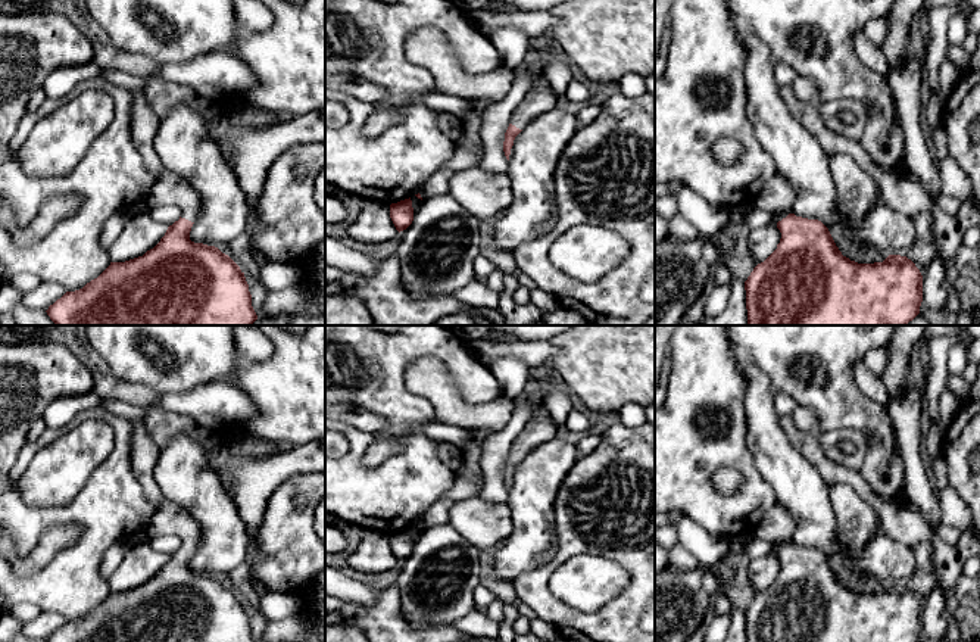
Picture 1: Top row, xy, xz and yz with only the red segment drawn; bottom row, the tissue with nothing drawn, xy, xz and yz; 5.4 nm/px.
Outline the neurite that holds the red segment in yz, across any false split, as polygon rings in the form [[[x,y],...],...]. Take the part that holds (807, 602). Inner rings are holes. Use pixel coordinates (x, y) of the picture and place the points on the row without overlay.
[[[775,504],[753,529],[758,539],[774,546],[781,568],[777,579],[758,593],[748,610],[748,642],[920,642],[923,605],[906,586],[889,585],[883,592],[858,593],[843,586],[828,558],[818,549],[792,542],[796,523]]]

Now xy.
[[[143,421],[131,423],[132,471],[146,498],[156,504],[156,512],[143,533],[147,537],[174,535],[181,540],[181,546],[143,586],[110,592],[97,608],[79,620],[66,621],[46,642],[255,642],[249,614],[240,596],[218,577],[190,570],[200,527],[185,509],[163,498],[155,479],[160,448],[150,437]]]

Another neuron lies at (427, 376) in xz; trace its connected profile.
[[[436,356],[416,359],[405,374],[409,392],[427,398],[438,423],[462,427],[466,431],[481,428],[487,433],[500,431],[509,421],[514,402],[500,398],[494,402],[468,405],[462,401],[453,374]]]

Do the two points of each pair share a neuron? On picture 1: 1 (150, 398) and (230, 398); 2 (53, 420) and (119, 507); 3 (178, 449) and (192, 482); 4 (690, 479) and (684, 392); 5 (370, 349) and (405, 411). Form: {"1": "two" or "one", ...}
{"1": "two", "2": "two", "3": "one", "4": "one", "5": "one"}

